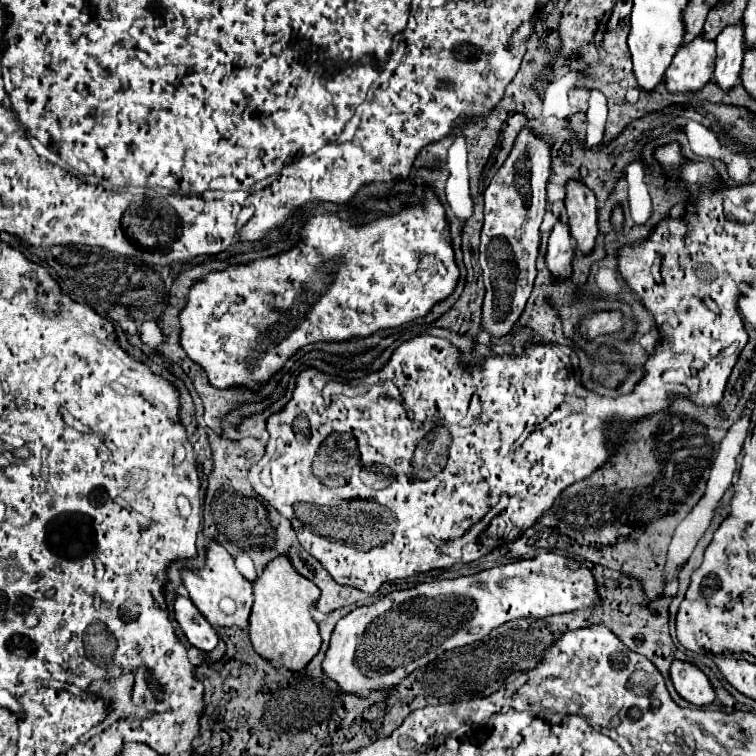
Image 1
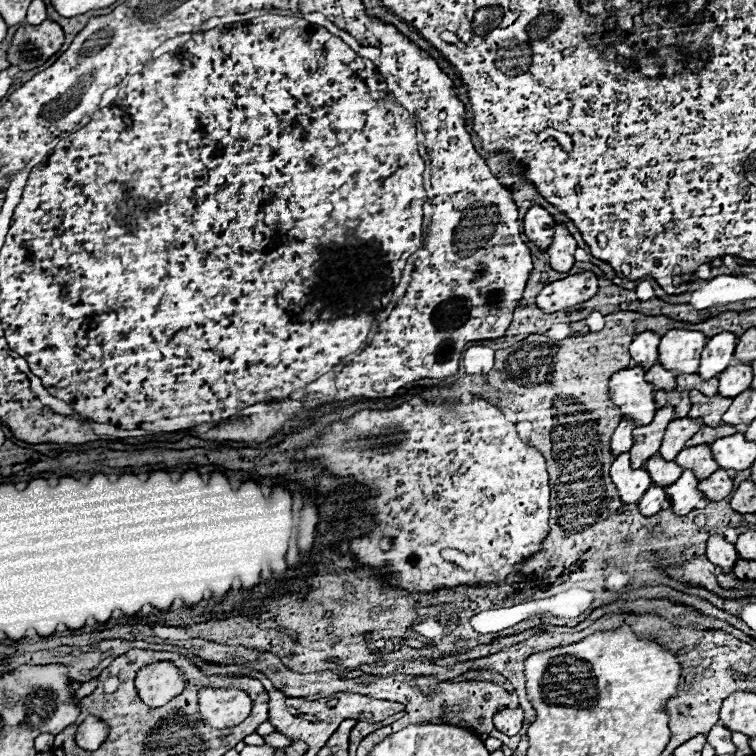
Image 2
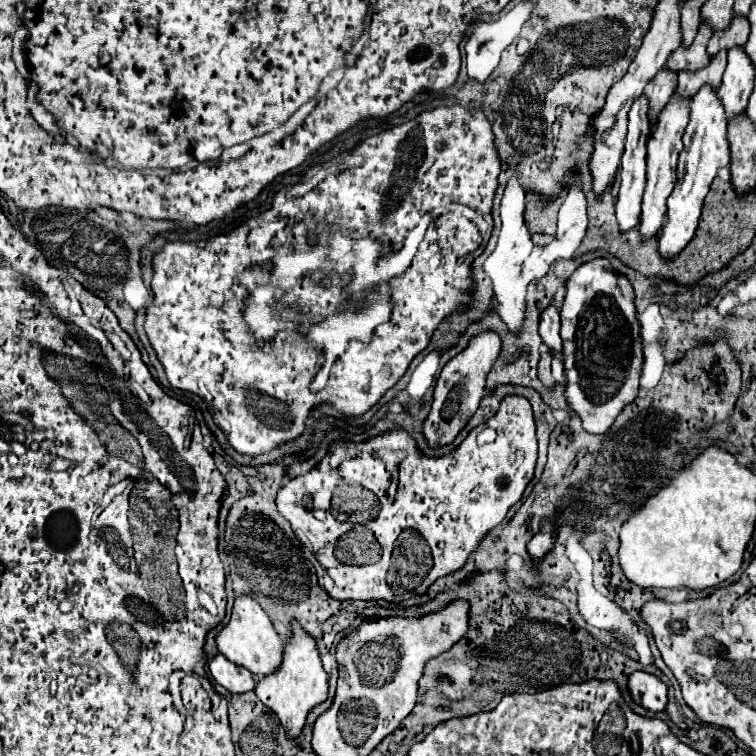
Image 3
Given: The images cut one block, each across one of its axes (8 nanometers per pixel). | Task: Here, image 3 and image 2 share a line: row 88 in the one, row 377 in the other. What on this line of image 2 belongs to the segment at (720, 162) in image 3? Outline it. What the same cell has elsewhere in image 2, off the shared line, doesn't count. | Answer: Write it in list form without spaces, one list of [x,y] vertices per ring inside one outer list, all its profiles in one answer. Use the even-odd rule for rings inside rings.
[[[722,332],[710,338],[702,352],[702,364],[698,370],[700,378],[706,380],[724,372],[728,368],[728,362],[732,362],[734,346],[736,346],[736,336],[732,332]]]

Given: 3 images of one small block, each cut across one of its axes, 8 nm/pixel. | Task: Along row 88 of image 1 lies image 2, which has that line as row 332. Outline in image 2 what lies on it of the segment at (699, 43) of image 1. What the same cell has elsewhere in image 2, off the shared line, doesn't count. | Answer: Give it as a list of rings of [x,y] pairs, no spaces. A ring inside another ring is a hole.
[[[670,330],[662,336],[658,352],[658,362],[678,374],[696,374],[700,366],[700,352],[704,350],[706,336],[702,332],[690,330]]]

